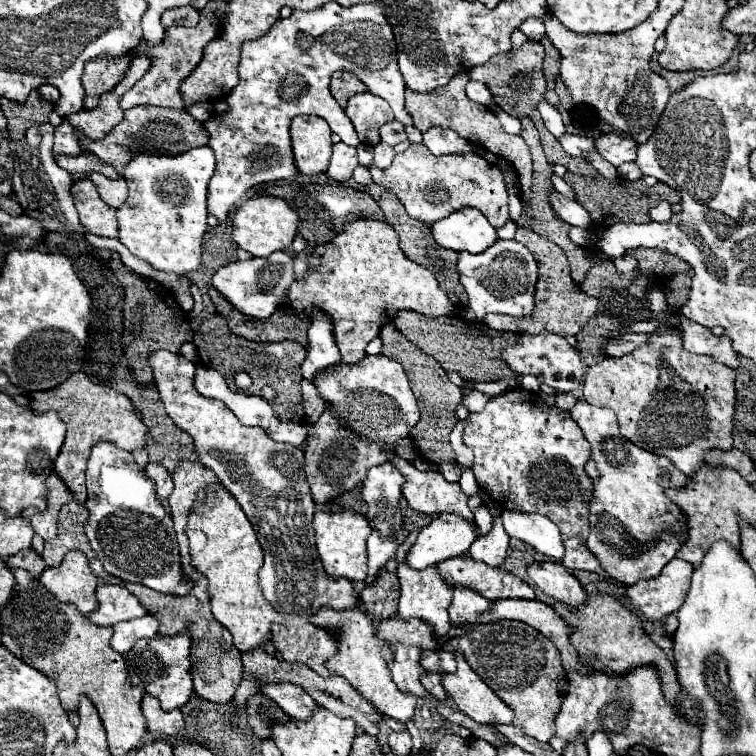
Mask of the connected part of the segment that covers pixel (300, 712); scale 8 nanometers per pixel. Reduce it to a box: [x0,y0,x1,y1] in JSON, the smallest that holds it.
[260,682,318,720]

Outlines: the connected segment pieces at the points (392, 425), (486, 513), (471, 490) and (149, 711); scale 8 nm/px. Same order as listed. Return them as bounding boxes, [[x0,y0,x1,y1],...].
[[314,354,420,448],[474,506,492,534],[460,468,478,496],[142,694,184,740]]

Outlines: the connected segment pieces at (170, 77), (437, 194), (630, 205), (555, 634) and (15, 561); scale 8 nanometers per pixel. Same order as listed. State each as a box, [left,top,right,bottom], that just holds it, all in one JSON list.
[[120,2,228,110],[368,144,508,228],[564,172,680,228],[478,600,592,674],[6,548,48,576]]

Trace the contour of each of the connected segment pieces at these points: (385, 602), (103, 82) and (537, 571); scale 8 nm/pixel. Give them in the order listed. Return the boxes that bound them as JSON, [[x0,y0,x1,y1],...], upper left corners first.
[[360,568,400,622],[82,54,132,110],[526,562,584,606]]

